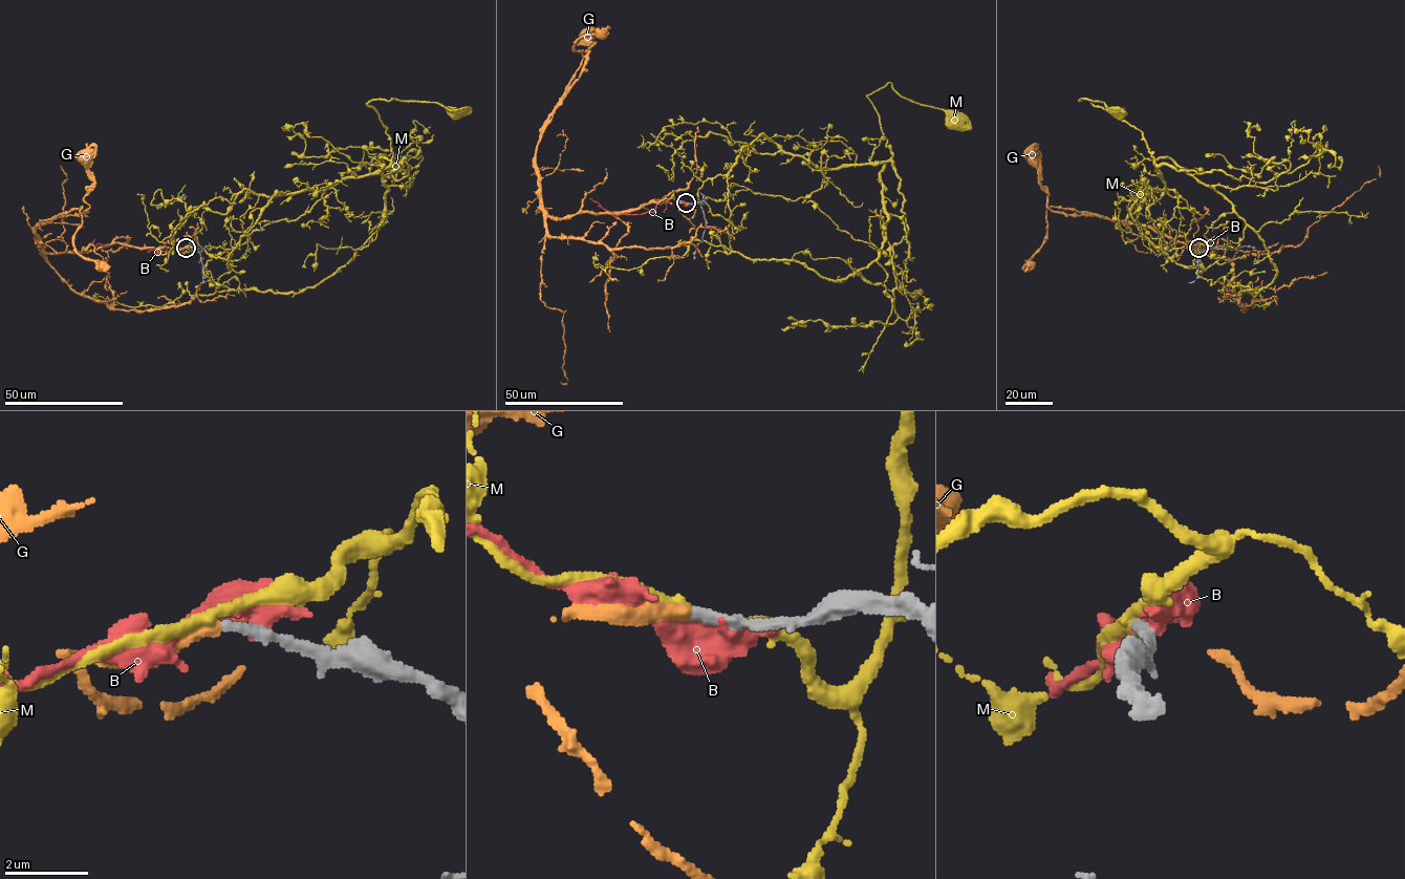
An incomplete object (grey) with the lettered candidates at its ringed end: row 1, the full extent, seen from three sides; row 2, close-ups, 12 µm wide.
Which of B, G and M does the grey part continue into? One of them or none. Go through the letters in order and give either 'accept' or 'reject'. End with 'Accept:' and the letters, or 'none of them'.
B: reject
G: accept
M: reject
Accept: G

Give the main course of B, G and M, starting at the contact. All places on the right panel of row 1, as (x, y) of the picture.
B: (1200, 248), (1194, 252), (1207, 250), (1210, 242), (1194, 243)
G: (1198, 248), (1208, 242), (1208, 252), (1174, 242), (1133, 222), (1052, 211), (1033, 158)
M: (1198, 248), (1170, 259), (1143, 234), (1130, 207), (1165, 189), (1155, 159), (1140, 130), (1078, 101), (1120, 112)

